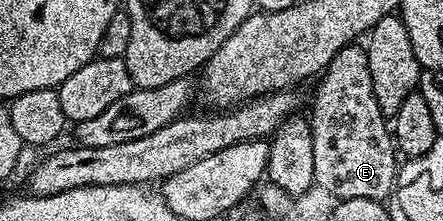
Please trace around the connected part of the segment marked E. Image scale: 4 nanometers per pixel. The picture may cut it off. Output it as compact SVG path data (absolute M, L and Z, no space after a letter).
M352 42L339 49L321 72L319 82L313 117L308 120L314 141L314 184L330 196L337 195L338 200L388 200L395 190L399 155L387 116L375 101L364 46Z

